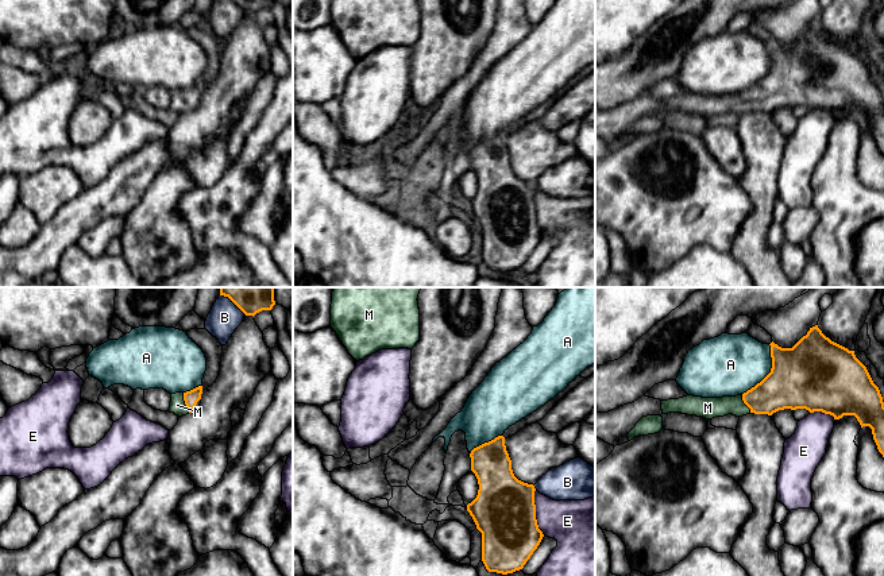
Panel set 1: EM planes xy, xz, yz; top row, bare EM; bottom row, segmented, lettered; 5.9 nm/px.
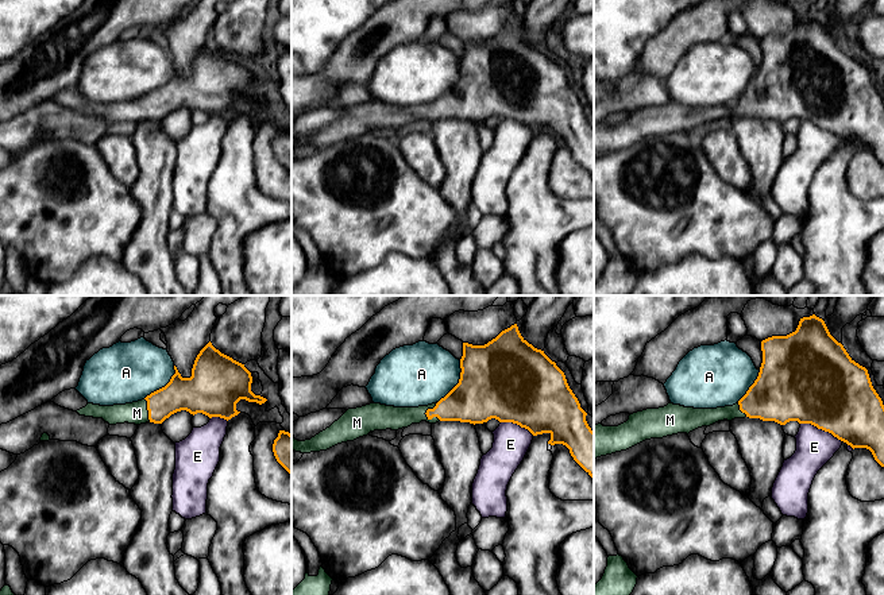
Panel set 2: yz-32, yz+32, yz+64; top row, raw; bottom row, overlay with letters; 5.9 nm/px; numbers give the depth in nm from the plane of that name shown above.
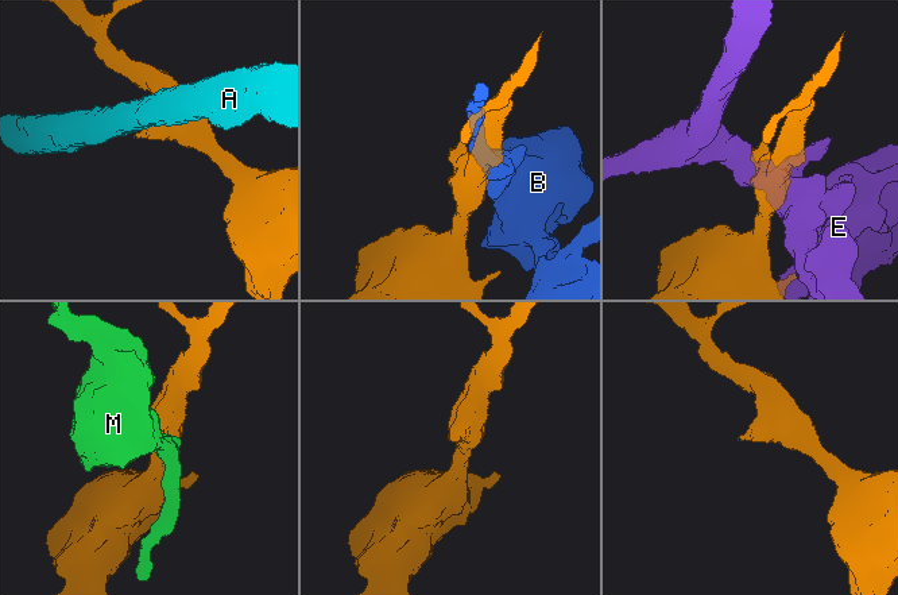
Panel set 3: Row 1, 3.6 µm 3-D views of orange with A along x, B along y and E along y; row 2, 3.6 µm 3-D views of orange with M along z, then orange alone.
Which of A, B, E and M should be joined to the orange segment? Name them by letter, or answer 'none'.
M

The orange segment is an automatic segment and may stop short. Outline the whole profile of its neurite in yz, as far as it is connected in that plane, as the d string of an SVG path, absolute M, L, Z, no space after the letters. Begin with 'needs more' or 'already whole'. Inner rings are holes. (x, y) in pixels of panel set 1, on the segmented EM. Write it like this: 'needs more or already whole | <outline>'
needs more | M818 325L810 328L792 348L771 345L771 372L737 397L687 395L661 401L663 414L682 413L713 420L733 414L768 414L784 409L822 411L834 420L854 415L872 429L884 457L884 402L866 367L854 351L831 341Z

